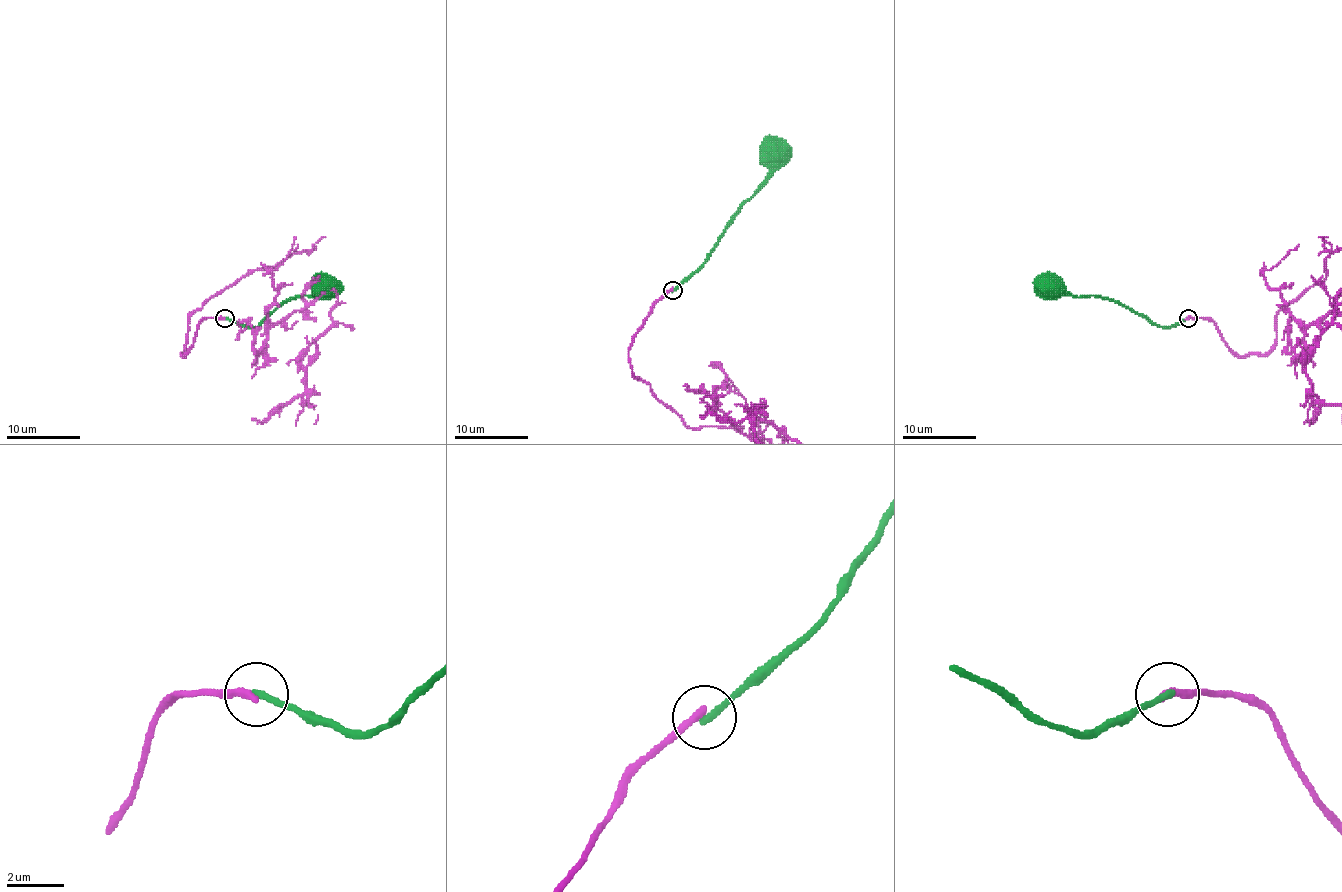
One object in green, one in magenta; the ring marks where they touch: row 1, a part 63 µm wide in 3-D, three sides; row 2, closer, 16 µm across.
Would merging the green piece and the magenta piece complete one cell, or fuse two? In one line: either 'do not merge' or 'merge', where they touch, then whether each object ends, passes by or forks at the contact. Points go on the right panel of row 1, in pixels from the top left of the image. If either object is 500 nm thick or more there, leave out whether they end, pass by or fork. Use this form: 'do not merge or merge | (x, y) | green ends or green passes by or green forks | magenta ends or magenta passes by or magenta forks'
do not merge | (1188, 318) | green ends | magenta ends

